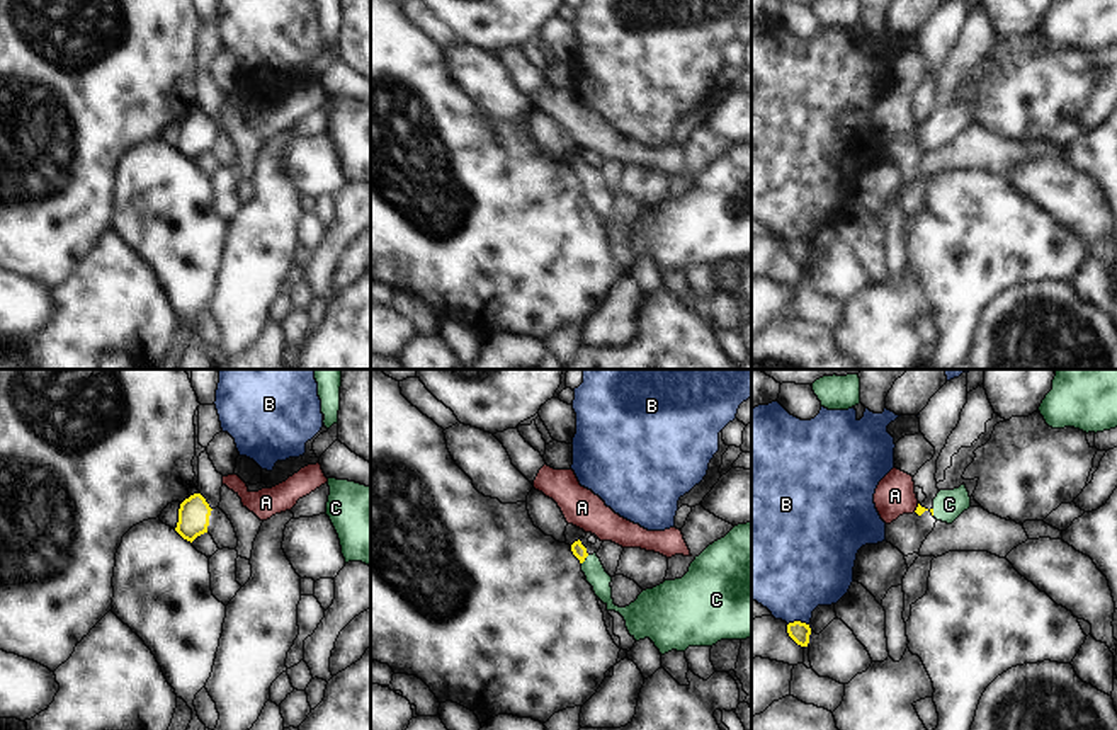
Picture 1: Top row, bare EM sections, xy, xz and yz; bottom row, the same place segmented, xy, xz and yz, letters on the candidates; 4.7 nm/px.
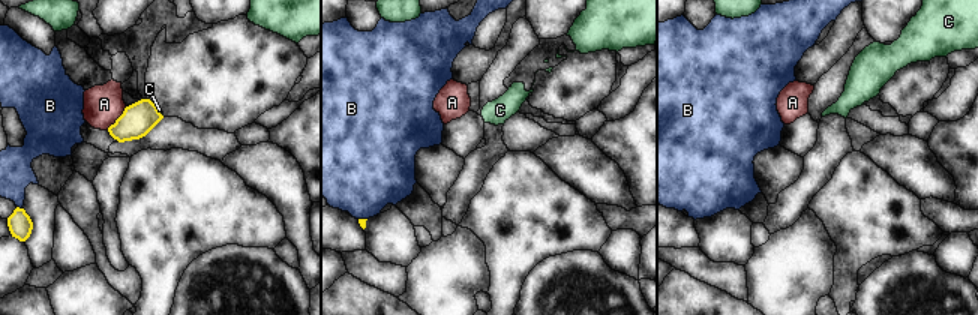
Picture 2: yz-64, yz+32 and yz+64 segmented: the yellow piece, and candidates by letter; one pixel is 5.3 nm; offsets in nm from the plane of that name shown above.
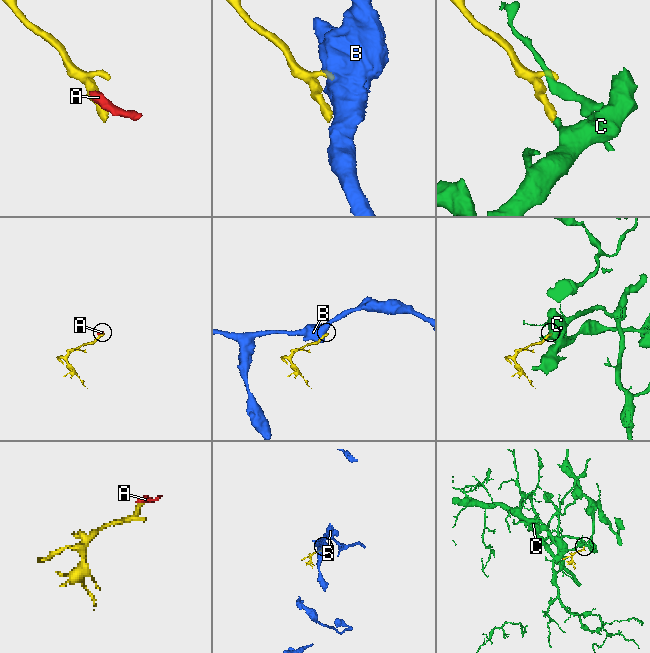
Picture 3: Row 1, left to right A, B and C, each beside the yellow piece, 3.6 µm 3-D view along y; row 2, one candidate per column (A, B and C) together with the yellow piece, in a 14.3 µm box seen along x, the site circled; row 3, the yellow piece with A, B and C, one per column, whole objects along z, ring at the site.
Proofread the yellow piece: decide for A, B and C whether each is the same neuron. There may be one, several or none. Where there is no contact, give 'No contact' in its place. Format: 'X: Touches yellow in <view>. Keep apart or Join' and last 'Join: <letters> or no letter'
A: Touches yellow in yz. Keep apart
B: Touches yellow in yz. Keep apart
C: Touches yellow in yz. Join
Join: C

